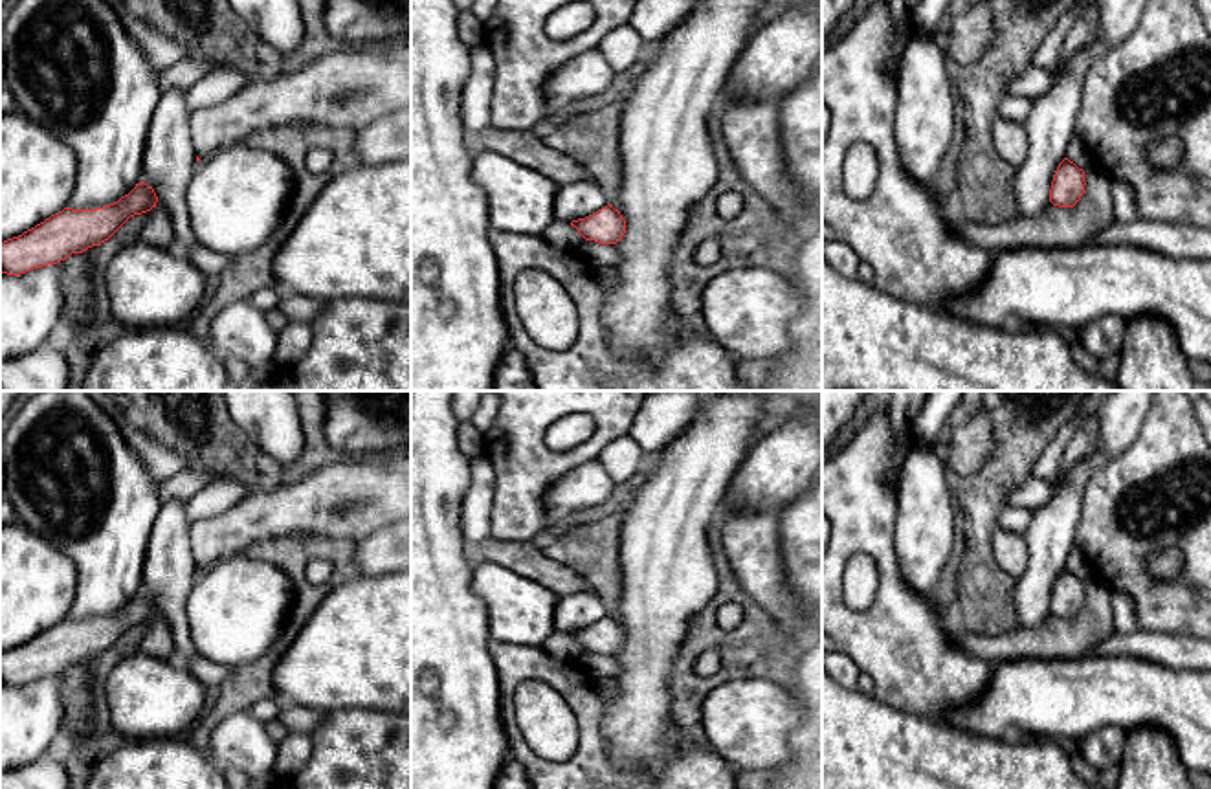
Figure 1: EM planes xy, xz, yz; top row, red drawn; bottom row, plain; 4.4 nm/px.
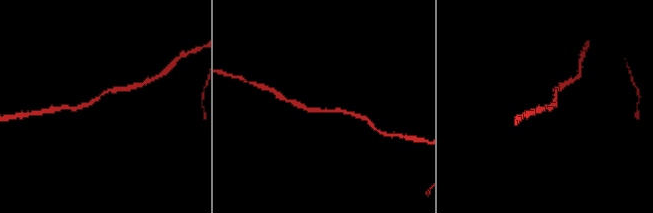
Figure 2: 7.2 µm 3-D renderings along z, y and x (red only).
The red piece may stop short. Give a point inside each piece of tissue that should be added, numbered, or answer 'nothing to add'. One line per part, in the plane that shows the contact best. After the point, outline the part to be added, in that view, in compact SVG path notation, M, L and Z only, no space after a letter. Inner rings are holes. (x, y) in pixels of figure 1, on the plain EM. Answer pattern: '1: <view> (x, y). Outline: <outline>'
nothing to add

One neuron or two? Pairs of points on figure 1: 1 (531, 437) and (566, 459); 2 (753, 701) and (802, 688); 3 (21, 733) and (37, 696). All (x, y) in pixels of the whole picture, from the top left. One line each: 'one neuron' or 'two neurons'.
1: one neuron
2: two neurons
3: one neuron

